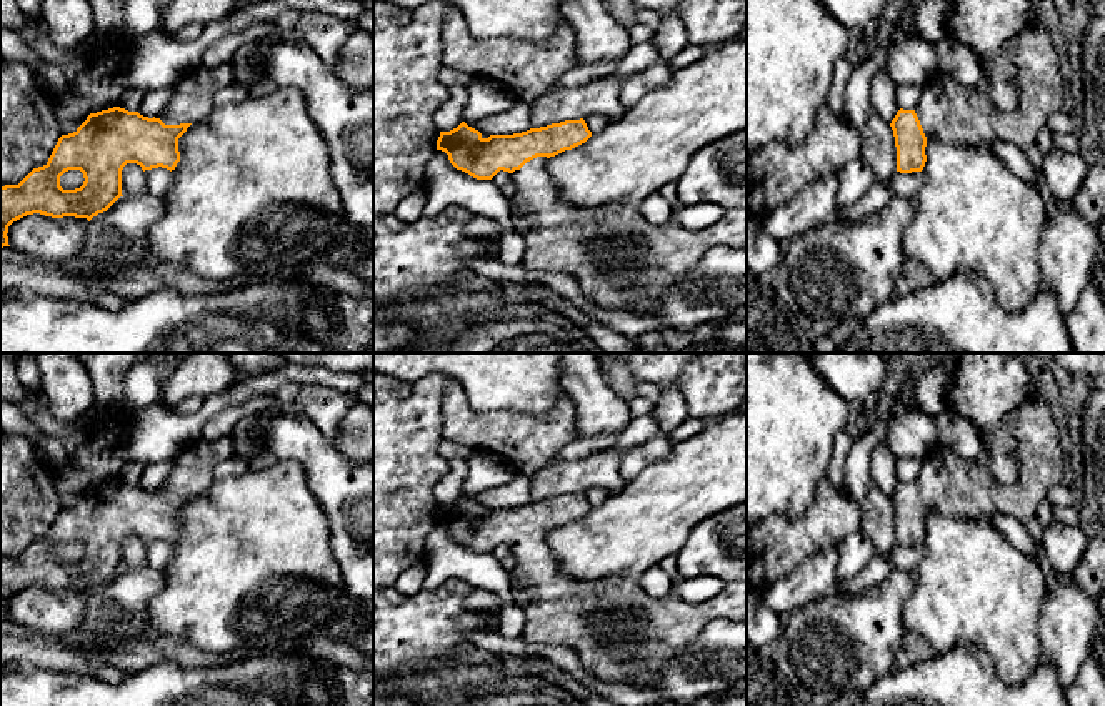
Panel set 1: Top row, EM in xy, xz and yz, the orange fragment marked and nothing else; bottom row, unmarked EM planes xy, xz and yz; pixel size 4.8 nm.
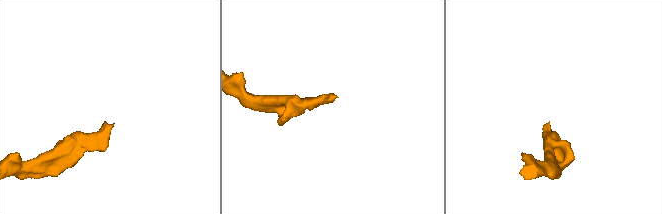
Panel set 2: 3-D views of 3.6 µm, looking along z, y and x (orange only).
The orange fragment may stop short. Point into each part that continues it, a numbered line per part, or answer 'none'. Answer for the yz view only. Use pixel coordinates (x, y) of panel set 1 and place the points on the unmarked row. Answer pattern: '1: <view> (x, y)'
1: yz (947, 483)

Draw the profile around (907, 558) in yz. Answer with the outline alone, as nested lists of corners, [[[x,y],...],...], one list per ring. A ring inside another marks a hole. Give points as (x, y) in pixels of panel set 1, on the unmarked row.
[[[897,544],[890,553],[883,554],[890,559],[895,569],[915,571],[922,561],[922,544],[900,546]]]

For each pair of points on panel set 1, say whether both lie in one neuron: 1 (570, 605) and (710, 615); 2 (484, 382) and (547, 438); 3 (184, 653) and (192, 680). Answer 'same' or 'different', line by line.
1: same
2: different
3: different

